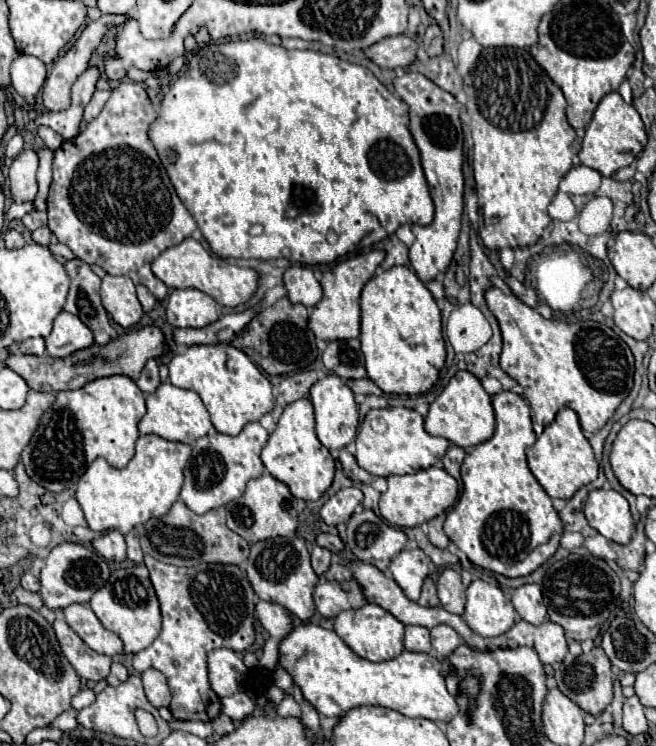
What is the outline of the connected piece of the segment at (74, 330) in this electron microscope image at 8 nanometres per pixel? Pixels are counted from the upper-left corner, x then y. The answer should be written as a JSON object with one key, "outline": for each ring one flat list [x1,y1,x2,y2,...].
{"outline":[[62,311,54,319,54,329,46,337,46,351,50,357,68,357,94,343,92,331,72,313]]}

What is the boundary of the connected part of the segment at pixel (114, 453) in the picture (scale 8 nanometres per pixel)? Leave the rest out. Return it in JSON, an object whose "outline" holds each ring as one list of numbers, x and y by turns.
{"outline":[[112,375,112,377,94,379,80,389,56,393,54,403,42,415,34,437,30,439,26,449,22,451,22,461,26,465,26,473,36,483,40,483,48,491,56,493,56,491,76,487,80,475,84,475,84,471,88,469,88,465,96,457,108,459,108,463,112,463,118,469,126,467,126,463,134,457,134,443,138,439,138,421,144,417,144,411,146,411,144,393,136,385,136,381,132,381,126,375]]}

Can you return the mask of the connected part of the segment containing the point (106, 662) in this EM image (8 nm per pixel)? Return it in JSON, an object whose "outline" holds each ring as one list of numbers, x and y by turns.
{"outline":[[56,619,54,621,54,631,58,637,58,643,66,655,66,659,72,663,72,667,76,667,78,675,88,679,88,681,102,681,108,677,110,673,110,663,112,657,96,653,94,649,90,649,66,623,64,619]]}

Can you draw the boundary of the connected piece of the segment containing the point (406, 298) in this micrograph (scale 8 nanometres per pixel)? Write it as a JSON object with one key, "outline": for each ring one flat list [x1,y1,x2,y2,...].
{"outline":[[410,267,378,271,362,289,362,353,368,377,384,391,420,395,432,389,446,361,441,311,432,293]]}

